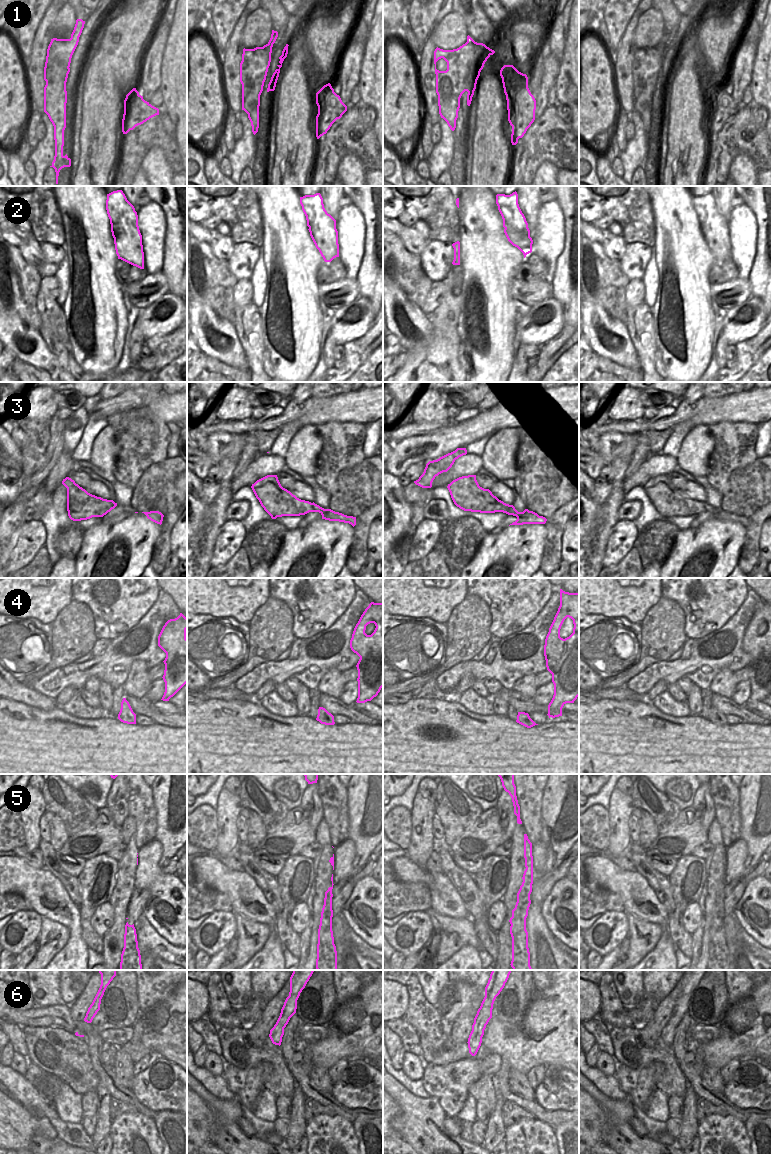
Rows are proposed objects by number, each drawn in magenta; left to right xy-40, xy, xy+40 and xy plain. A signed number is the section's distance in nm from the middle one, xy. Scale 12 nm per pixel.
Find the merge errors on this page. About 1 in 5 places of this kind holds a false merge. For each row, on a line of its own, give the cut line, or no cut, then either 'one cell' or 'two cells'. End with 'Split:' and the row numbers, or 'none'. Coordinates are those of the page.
1: cut in xy-40 along (45, 65), (62, 63), (68, 67); two cells
2: cut in xy+40 along (503, 219), (506, 224), (505, 228); two cells
3: no cut; one cell
4: no cut; one cell
5: cut in xy+40 along (524, 844), (525, 857); two cells
6: no cut; one cell
Split: 1, 2, 5

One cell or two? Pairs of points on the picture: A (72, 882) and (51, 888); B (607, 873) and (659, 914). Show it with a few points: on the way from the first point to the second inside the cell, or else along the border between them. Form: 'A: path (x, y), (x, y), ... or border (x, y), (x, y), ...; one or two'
A: border (46, 869), (56, 877), (69, 898), (76, 905); two
B: path (621, 887), (638, 907), (645, 909); one

